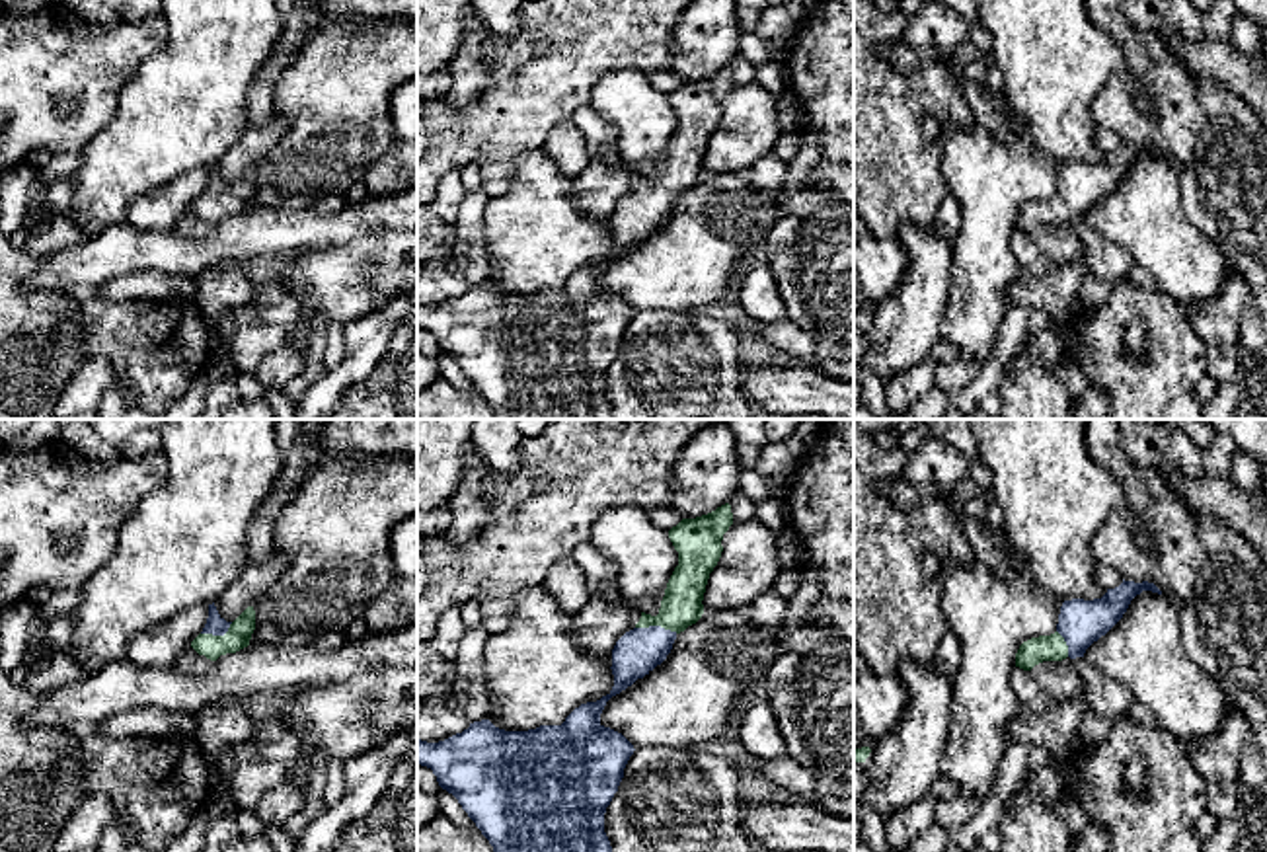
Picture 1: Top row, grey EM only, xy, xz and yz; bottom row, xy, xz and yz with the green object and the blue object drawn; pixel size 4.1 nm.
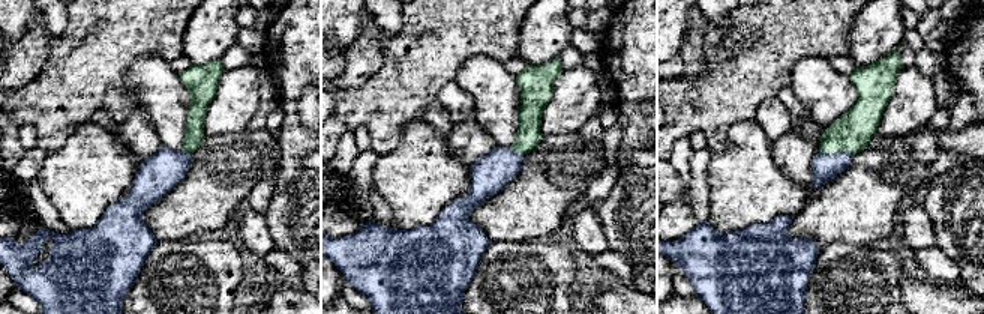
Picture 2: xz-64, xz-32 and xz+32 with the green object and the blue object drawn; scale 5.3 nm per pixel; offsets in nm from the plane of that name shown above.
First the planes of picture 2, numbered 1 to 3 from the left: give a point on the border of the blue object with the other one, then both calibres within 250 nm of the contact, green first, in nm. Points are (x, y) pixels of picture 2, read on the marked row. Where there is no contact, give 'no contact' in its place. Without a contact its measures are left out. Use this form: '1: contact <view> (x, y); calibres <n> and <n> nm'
1: contact xz-64 (186, 152); calibres 110 and 220 nm
2: contact xz-32 (516, 150); calibres 130 and 200 nm
3: contact xz+32 (836, 152); calibres 200 and 150 nm

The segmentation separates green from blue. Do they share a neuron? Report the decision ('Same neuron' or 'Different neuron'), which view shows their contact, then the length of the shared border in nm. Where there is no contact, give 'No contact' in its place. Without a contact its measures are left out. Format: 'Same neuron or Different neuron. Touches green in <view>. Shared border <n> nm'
Same neuron. Touches green in xz. Shared border 180 nm

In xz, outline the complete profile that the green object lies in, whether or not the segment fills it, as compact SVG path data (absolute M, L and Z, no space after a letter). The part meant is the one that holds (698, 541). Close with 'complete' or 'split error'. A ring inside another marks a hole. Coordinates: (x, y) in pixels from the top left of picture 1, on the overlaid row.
M725 503L708 515L682 519L669 530L678 565L667 583L659 614L641 612L635 628L616 641L610 667L614 686L606 696L581 704L561 725L505 731L481 719L439 743L417 737L417 764L433 770L439 786L458 799L493 852L612 852L604 813L635 749L622 733L604 727L600 714L612 696L661 665L676 636L702 618L706 585L731 524L731 505Z | split error

